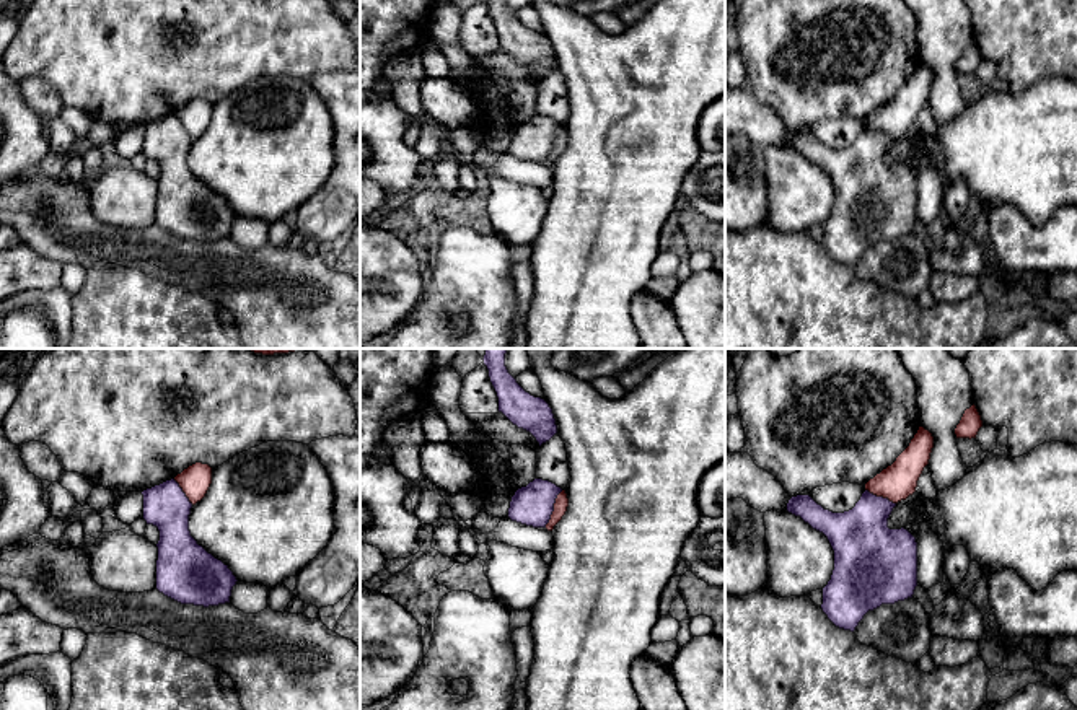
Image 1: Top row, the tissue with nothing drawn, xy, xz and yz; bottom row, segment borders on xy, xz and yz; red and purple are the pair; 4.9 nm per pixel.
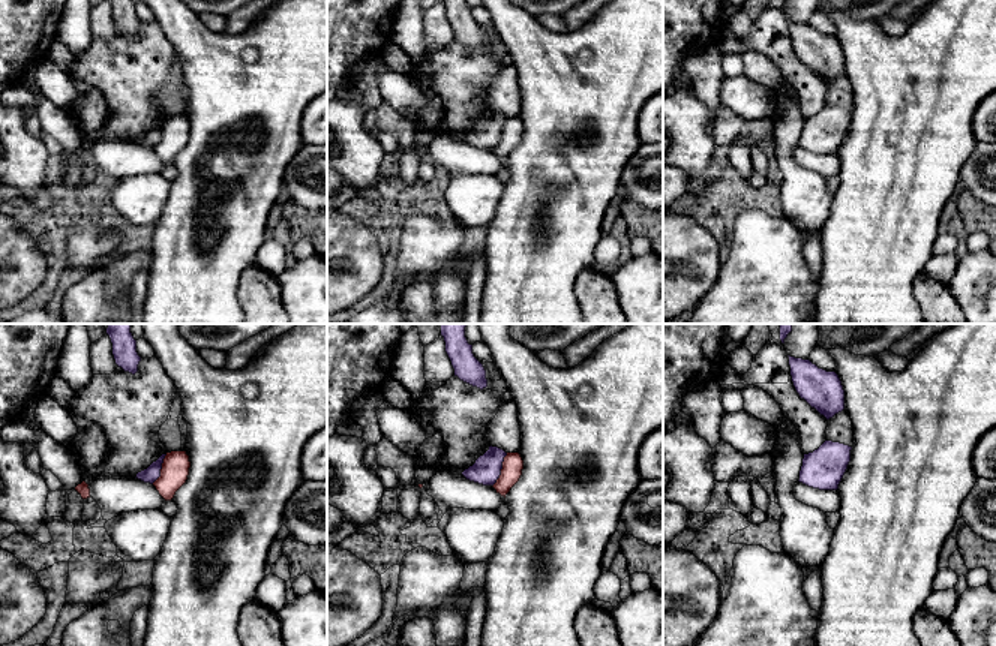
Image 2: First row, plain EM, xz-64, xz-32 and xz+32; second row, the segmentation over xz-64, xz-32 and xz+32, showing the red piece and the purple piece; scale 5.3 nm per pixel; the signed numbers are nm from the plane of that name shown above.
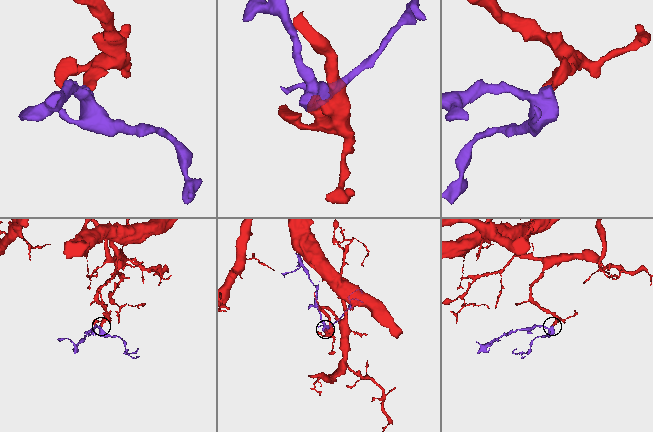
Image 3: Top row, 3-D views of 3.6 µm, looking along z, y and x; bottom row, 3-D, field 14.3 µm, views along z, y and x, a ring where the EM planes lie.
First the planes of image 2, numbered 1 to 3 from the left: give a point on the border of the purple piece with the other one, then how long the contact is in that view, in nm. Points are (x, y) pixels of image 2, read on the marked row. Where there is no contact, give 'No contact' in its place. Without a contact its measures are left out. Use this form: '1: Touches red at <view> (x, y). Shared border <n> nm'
1: Touches red at xz-64 (161, 469). Shared border 180 nm
2: Touches red at xz-32 (501, 469). Shared border 200 nm
3: No contact

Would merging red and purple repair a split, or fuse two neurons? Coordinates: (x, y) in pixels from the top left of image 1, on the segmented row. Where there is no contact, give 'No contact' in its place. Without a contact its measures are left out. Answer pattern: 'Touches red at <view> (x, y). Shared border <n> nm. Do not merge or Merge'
Touches red at xz (554, 508). Shared border 200 nm. Do not merge

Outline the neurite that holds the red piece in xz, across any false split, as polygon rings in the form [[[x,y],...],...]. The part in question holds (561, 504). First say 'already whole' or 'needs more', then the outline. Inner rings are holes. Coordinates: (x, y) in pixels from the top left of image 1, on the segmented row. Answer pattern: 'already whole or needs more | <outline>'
already whole | [[[562,490],[562,492],[557,495],[557,498],[556,498],[554,511],[552,511],[552,515],[551,515],[549,523],[546,524],[546,529],[547,529],[547,531],[552,531],[554,526],[562,519],[562,516],[564,516],[565,511],[567,511],[567,506],[569,506],[569,498],[567,498],[565,490]]]

